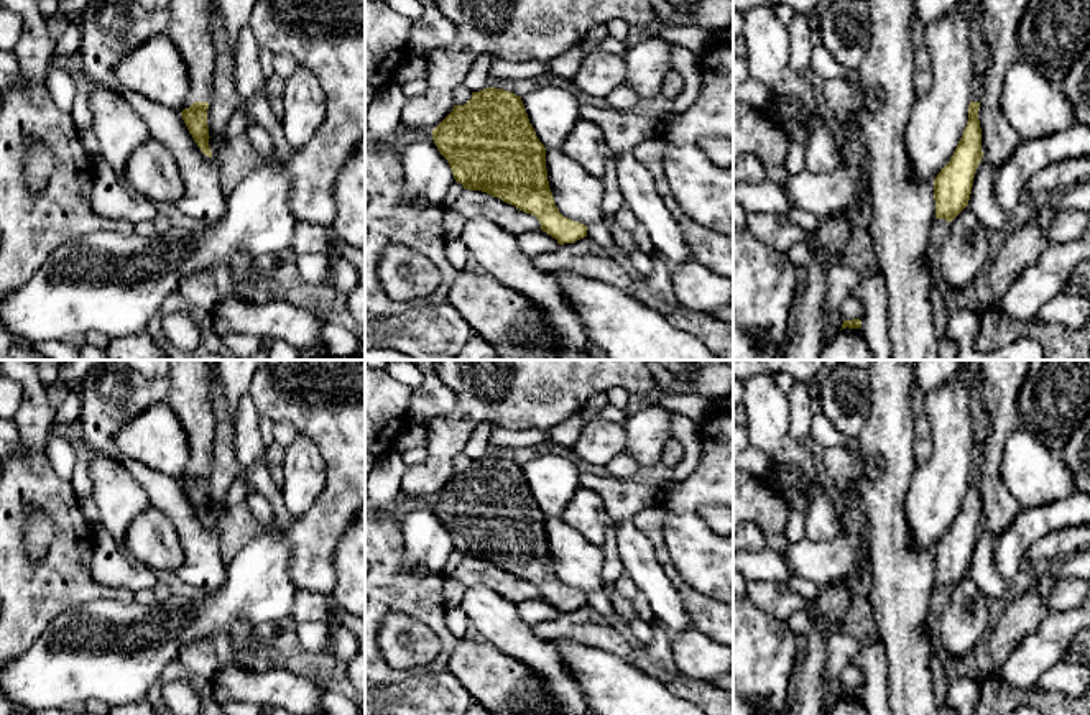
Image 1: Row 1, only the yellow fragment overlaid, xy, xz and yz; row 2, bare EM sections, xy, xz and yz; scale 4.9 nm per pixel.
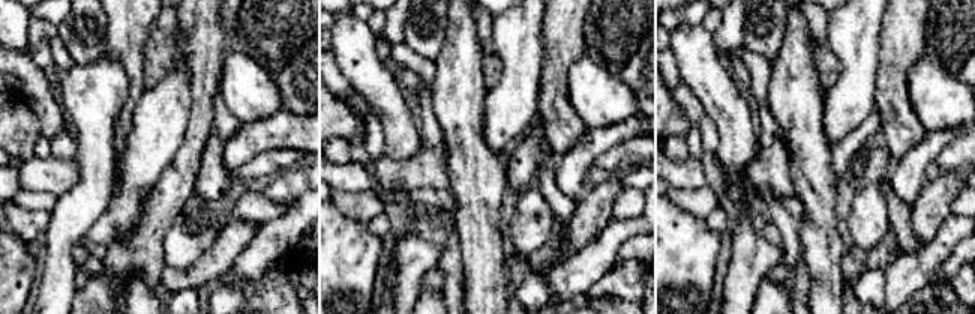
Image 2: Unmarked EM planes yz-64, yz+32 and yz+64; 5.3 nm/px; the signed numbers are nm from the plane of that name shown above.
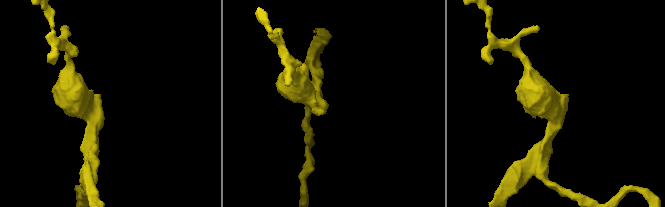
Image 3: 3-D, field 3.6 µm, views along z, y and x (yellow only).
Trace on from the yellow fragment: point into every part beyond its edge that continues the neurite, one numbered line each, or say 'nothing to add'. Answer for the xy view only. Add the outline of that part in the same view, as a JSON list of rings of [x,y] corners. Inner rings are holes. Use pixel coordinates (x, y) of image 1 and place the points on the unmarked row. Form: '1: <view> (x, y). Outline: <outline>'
1: xy (189, 396). Outline: [[[171,360],[168,406],[182,424],[189,442],[184,477],[194,470],[209,470],[212,464],[215,416],[210,371],[207,360]]]

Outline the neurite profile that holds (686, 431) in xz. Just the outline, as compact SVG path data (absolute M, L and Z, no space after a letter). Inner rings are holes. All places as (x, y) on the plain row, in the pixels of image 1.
M672 413L671 432L682 449L681 460L672 468L671 478L682 483L695 470L700 460L700 426L679 413Z

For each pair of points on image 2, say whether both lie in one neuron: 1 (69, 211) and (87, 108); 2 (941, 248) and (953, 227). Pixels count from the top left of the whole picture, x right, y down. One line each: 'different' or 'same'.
1: same
2: same

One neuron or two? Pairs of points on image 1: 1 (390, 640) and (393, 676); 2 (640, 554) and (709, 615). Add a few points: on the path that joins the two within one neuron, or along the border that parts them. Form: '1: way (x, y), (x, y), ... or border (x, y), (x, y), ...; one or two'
1: border (382, 656), (393, 668), (415, 668), (431, 659); two
2: border (653, 548), (655, 558), (689, 617); two

